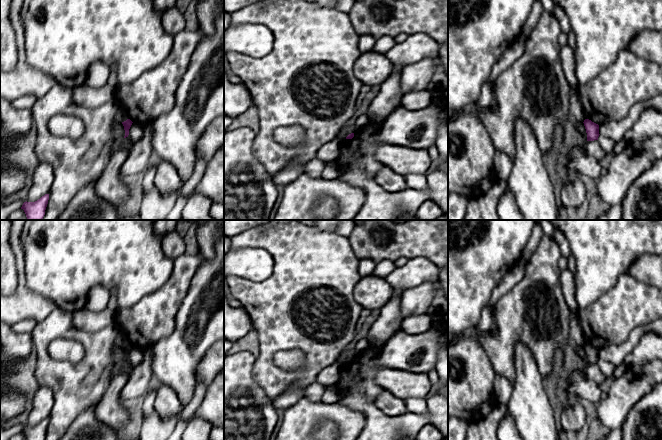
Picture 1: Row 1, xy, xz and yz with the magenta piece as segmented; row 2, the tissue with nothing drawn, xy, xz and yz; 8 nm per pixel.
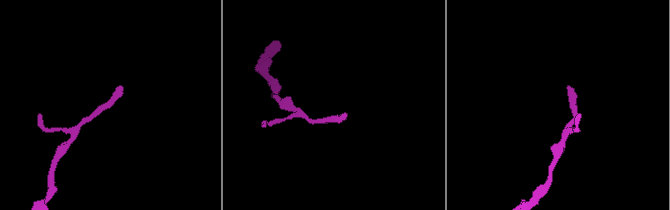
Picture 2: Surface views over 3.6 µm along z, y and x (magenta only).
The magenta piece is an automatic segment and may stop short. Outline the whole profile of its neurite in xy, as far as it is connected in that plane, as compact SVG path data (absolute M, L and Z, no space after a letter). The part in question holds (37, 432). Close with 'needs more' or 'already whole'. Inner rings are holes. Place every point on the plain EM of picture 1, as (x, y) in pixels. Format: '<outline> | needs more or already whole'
M45 418L35 426L24 426L21 433L24 434L26 440L44 440L48 424L49 418Z | already whole

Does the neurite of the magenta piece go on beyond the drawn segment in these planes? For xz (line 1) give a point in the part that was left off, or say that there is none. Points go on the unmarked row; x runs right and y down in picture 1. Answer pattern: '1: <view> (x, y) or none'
1: none

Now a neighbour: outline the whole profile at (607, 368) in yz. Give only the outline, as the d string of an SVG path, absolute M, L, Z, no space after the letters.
M600 358L598 361L598 366L601 369L605 379L613 377L615 365Z

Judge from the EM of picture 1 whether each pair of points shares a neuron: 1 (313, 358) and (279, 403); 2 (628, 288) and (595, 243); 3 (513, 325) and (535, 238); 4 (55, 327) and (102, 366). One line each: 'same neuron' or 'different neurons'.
1: different neurons
2: different neurons
3: different neurons
4: same neuron

